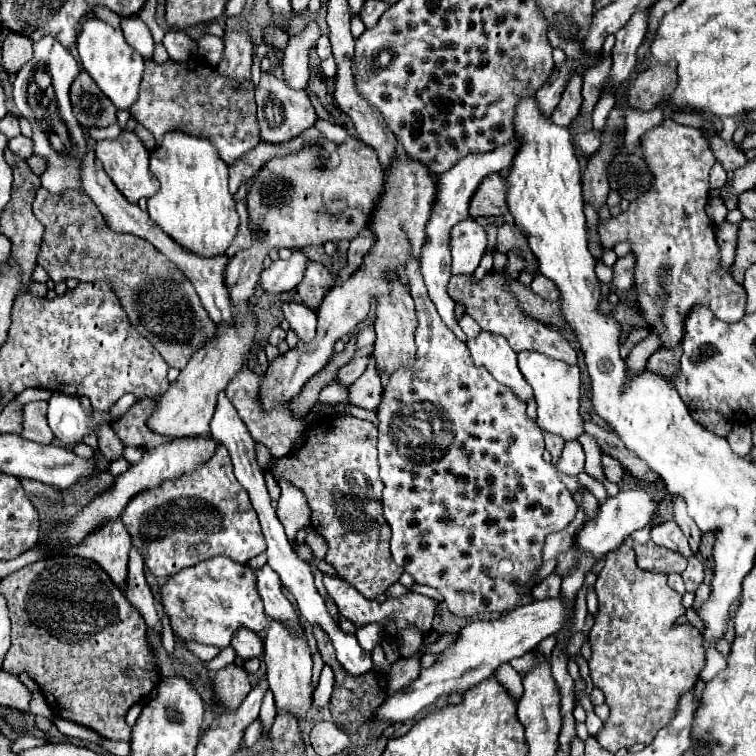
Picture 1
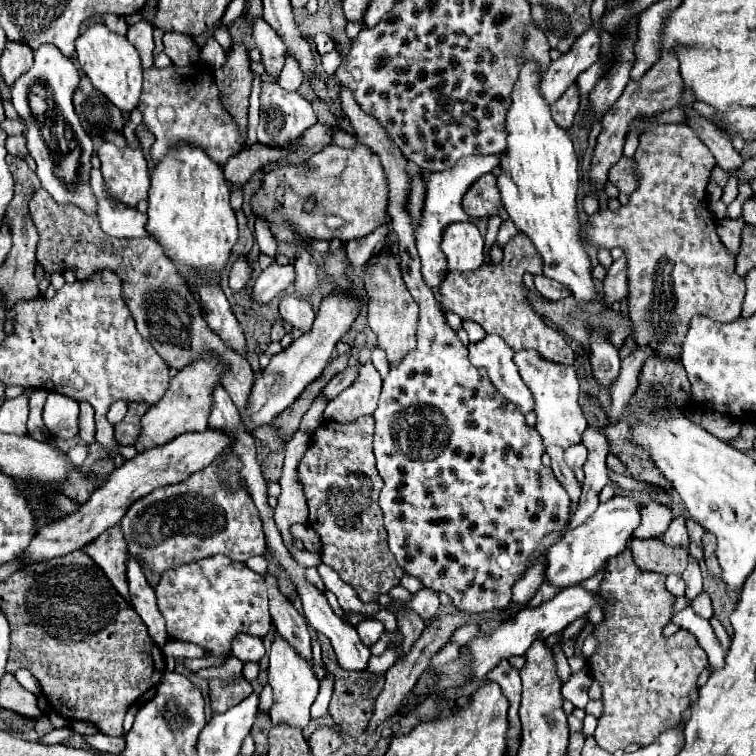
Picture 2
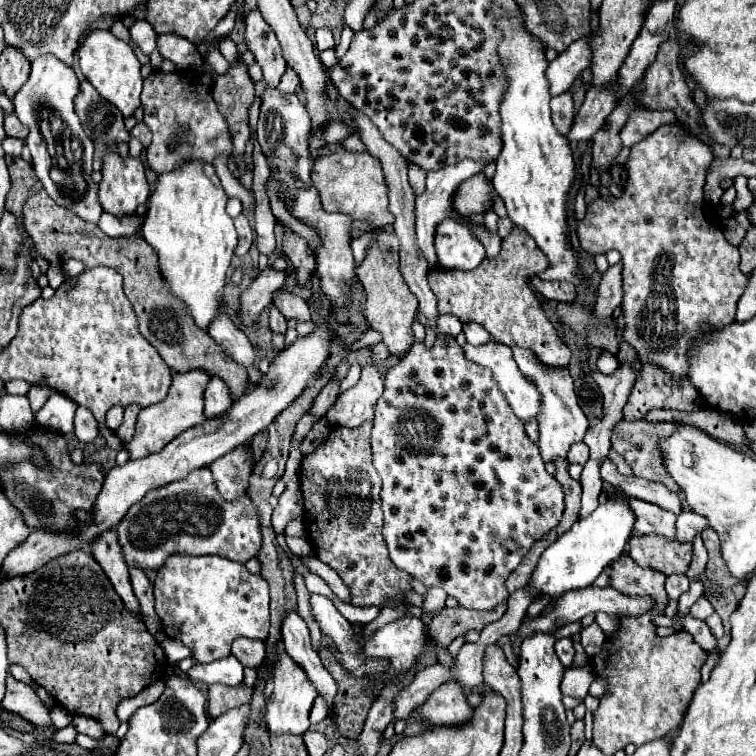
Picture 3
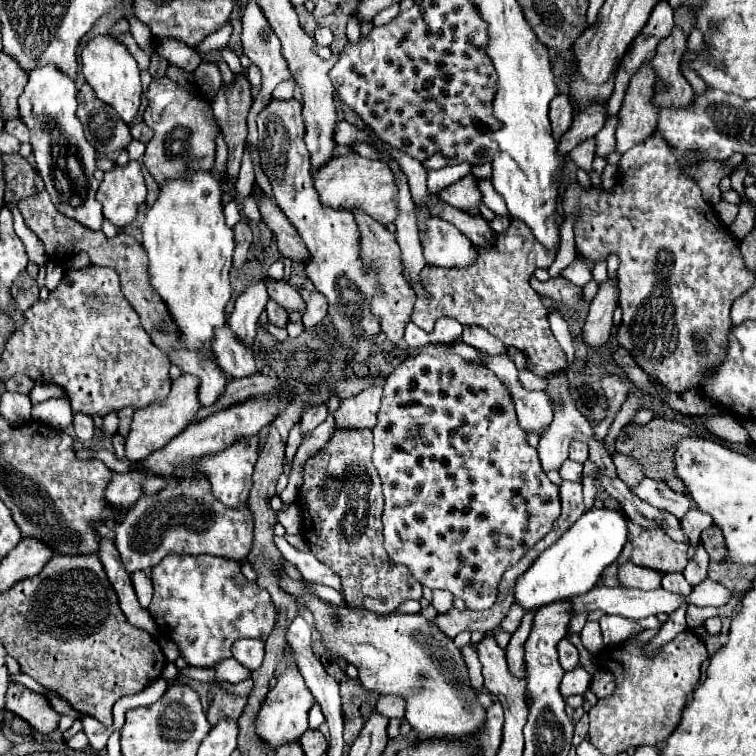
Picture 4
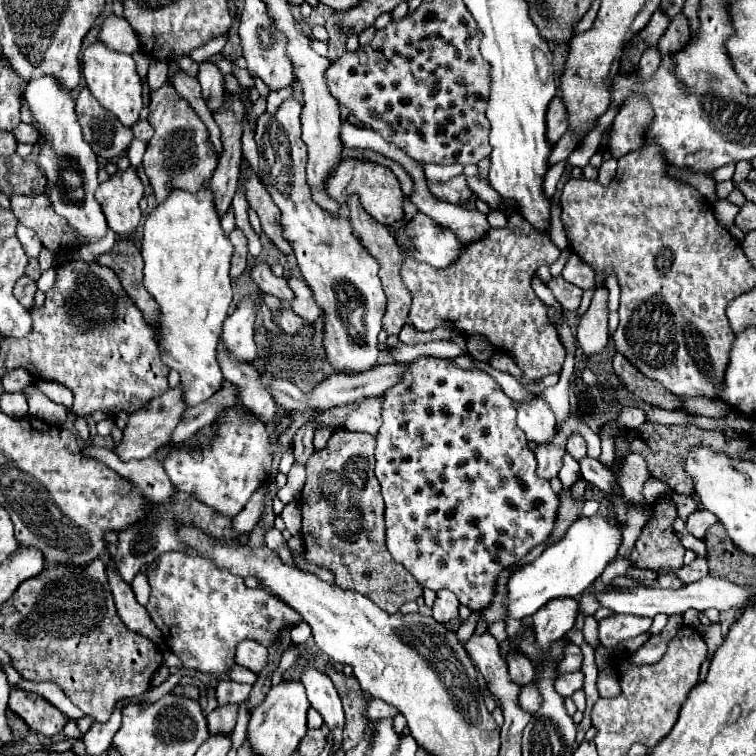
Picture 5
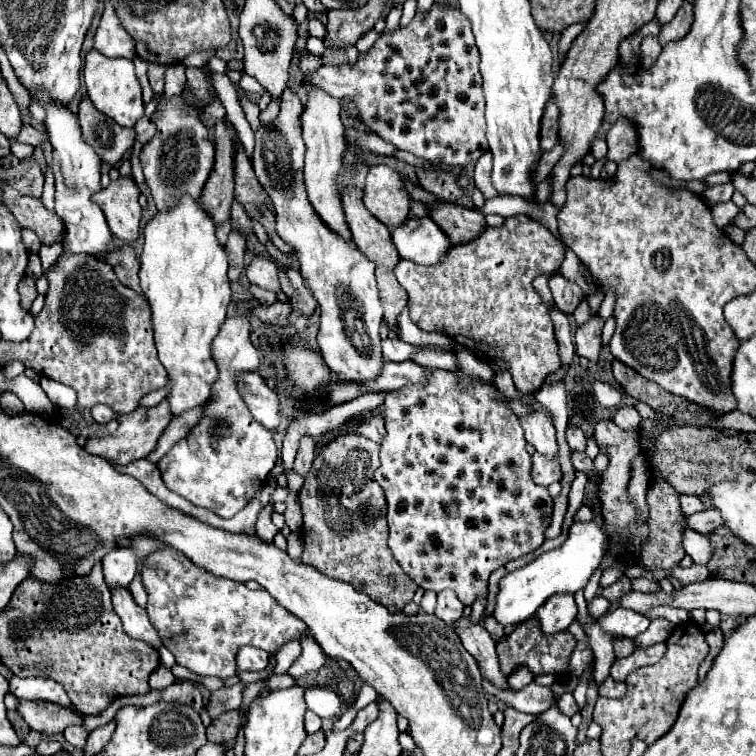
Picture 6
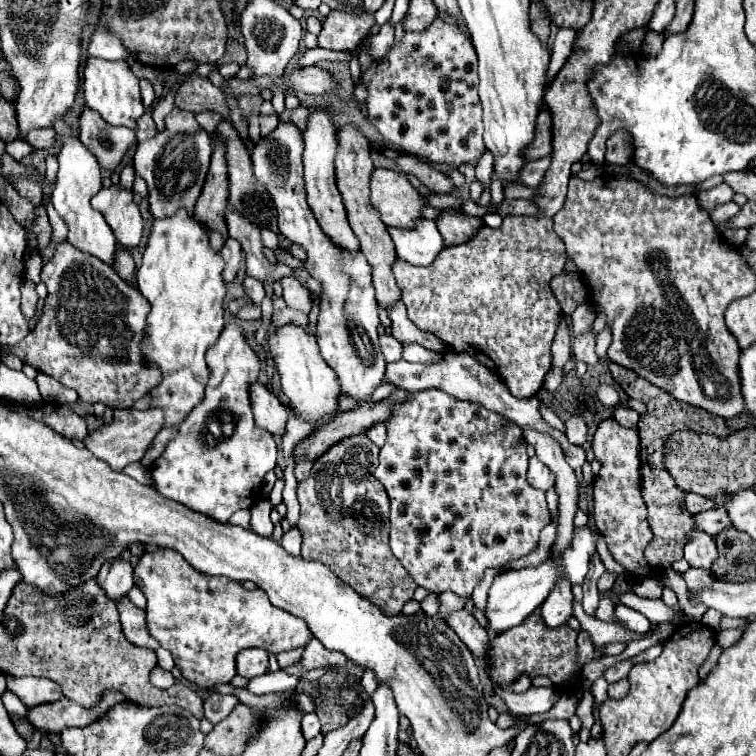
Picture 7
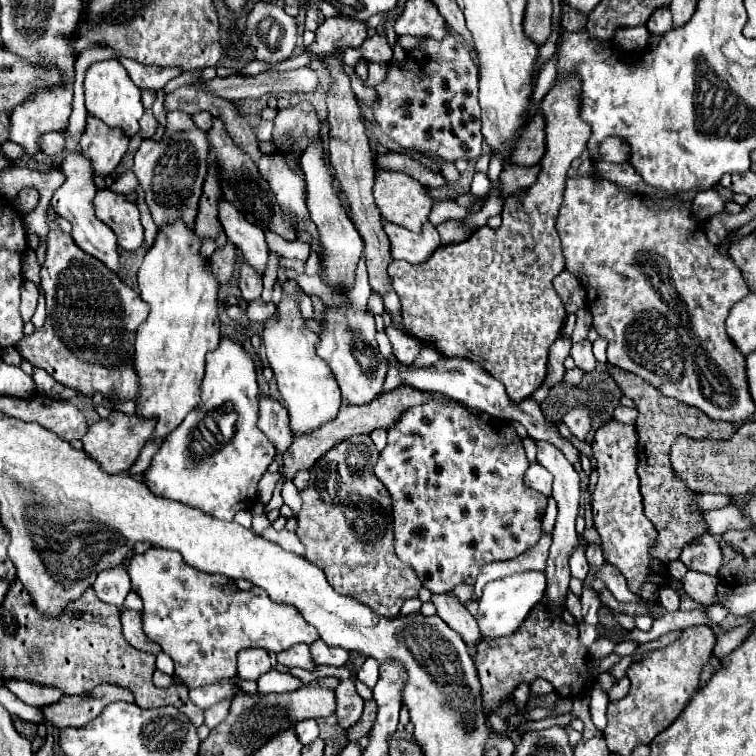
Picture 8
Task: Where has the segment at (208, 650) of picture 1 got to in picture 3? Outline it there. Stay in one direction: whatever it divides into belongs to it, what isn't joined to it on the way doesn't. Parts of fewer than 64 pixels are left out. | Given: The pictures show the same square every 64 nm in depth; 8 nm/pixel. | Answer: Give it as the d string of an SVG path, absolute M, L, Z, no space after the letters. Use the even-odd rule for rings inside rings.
M166 638L166 640L162 642L162 648L164 648L164 652L166 652L166 658L168 658L172 664L176 664L176 662L180 662L180 660L184 660L184 658L192 658L192 650L190 650L188 646L184 646L180 640Z

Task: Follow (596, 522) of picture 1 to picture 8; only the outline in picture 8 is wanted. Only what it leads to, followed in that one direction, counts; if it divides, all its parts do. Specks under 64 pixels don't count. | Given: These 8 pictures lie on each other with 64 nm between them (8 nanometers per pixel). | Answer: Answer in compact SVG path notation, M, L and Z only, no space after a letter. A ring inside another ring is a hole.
M580 536L578 546L576 546L576 550L572 552L572 556L570 556L570 572L572 572L572 576L578 578L578 580L584 580L586 574L588 574L586 548L588 548L588 542L584 540L584 536ZM528 570L528 572L520 572L520 574L510 574L504 576L500 580L488 582L484 588L482 598L478 600L480 606L480 616L478 626L484 638L498 638L498 636L508 636L512 634L522 620L526 620L526 616L530 614L530 610L542 602L544 594L546 594L546 570L538 572L538 570Z

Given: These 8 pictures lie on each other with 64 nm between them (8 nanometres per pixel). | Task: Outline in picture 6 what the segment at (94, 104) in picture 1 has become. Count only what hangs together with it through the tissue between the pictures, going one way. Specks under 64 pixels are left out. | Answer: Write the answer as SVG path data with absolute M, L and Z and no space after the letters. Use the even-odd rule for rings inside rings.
M84 96L78 106L78 120L82 126L82 140L94 148L102 162L108 162L110 166L116 166L136 140L132 128L124 128L114 124L108 116L102 116L102 112L90 104L88 96Z

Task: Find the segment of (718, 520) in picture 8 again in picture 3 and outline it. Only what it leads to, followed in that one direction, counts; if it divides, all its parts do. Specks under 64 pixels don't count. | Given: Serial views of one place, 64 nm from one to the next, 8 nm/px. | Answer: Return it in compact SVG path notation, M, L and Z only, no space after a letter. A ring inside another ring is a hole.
M684 510L676 520L676 540L692 542L692 538L706 528L706 520L690 510Z

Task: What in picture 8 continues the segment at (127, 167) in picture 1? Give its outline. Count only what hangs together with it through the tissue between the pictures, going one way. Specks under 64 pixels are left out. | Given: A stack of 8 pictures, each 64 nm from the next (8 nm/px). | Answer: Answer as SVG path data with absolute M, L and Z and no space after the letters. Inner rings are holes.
M98 190L94 198L96 216L108 224L114 234L118 236L118 244L134 252L144 242L144 228L140 224L140 212L136 204L128 202L126 194L112 192L112 190Z

